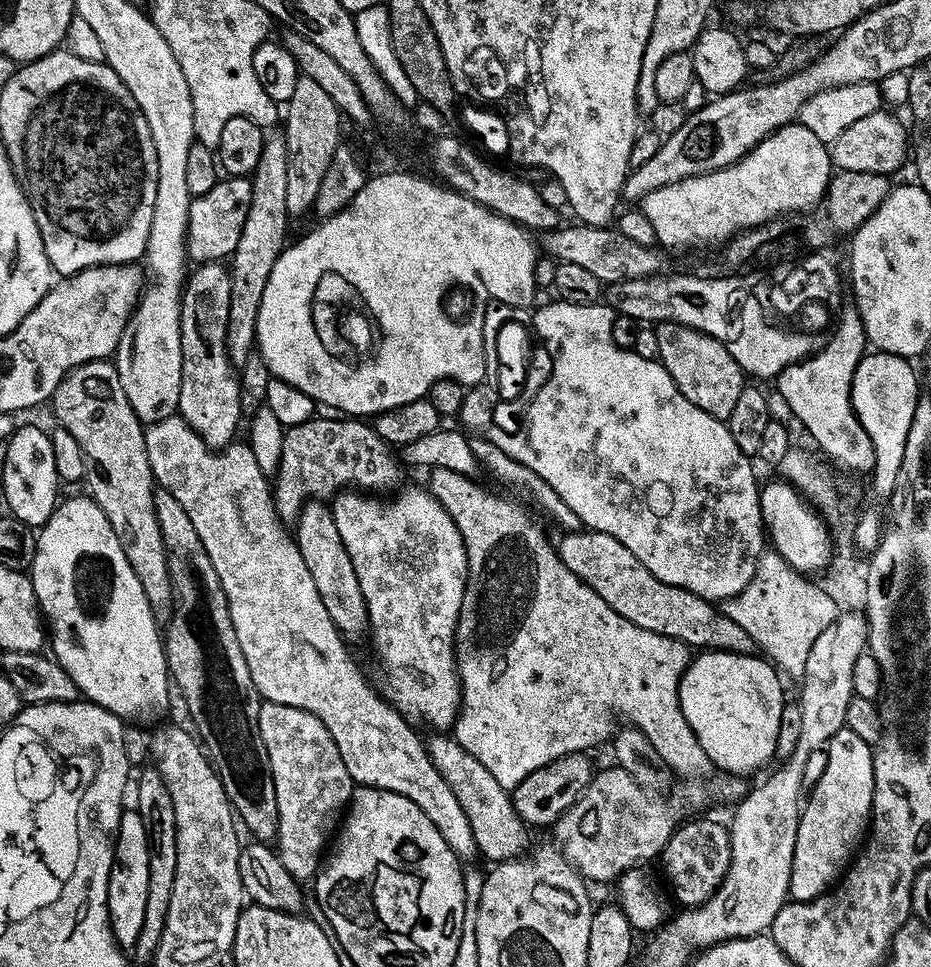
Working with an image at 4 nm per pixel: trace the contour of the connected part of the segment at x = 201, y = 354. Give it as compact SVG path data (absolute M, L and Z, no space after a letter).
M204 262L199 266L193 267L190 275L186 280L186 287L180 298L180 333L182 334L182 386L178 390L178 415L181 416L187 424L196 431L202 438L202 442L206 442L208 448L222 449L227 448L229 444L237 439L236 427L240 424L242 413L240 410L240 381L238 379L237 369L232 363L232 359L228 357L228 319L230 318L230 282L232 281L232 273L223 263L220 262Z

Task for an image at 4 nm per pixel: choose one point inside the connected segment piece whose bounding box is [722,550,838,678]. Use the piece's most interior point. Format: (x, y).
(784, 611)

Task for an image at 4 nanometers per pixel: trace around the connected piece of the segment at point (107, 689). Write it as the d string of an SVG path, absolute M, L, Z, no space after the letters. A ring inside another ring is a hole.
M83 495L61 499L36 538L30 575L50 633L50 652L91 703L110 710L125 722L152 726L167 717L164 715L168 712L170 689L162 632L156 629L157 613L142 590L142 582L138 582L138 574L134 574L126 554L122 554L122 542L118 542L110 518L102 514L102 506L91 495Z

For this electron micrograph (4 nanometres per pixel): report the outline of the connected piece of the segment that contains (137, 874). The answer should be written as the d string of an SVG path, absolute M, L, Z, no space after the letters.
M135 810L125 811L116 836L116 858L108 883L108 921L117 944L125 950L135 949L142 921L146 915L146 889L150 879L150 850L146 826Z

